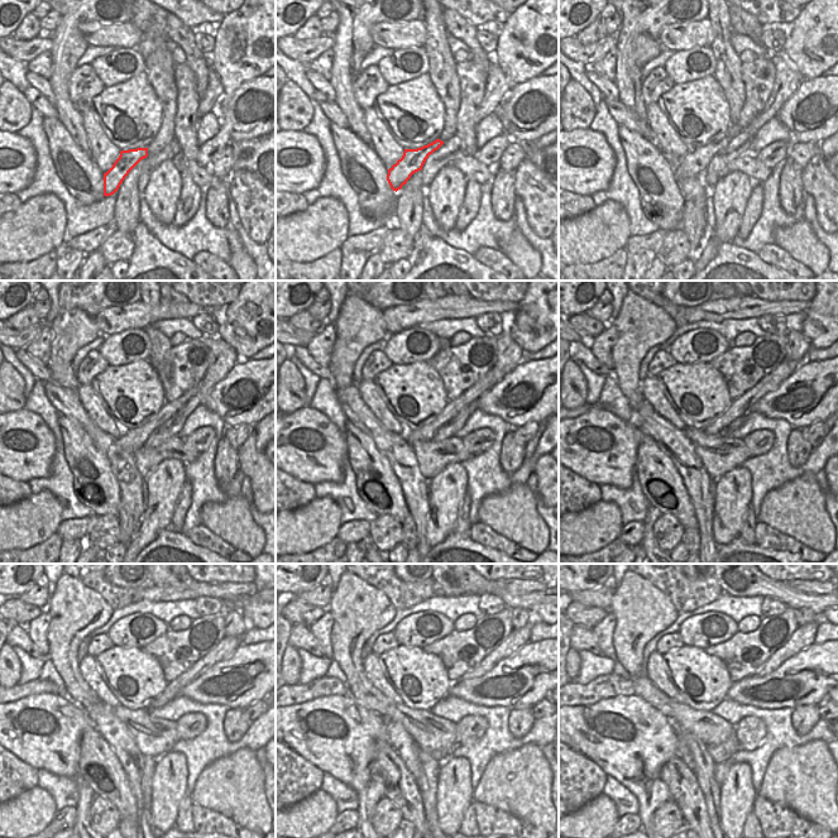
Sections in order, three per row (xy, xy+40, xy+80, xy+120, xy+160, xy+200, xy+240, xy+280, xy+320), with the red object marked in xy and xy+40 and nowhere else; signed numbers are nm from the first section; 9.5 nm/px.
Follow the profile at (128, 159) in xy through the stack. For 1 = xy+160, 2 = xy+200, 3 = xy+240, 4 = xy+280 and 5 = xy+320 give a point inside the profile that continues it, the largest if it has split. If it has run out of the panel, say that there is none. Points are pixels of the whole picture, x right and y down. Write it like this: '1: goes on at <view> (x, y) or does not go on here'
1: goes on at xy+160 (453, 407)
2: goes on at xy+200 (740, 407)
3: goes on at xy+240 (226, 646)
4: goes on at xy+280 (518, 637)
5: goes on at xy+320 (804, 636)

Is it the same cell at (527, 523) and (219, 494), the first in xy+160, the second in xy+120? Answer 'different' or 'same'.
different

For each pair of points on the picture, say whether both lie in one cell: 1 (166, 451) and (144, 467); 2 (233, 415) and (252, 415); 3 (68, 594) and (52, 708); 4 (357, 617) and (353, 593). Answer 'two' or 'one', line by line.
1: one
2: one
3: two
4: one

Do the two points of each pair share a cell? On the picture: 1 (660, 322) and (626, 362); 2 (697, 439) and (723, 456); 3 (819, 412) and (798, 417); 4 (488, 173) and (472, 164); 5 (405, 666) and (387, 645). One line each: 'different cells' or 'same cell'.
1: same cell
2: same cell
3: same cell
4: same cell
5: different cells

